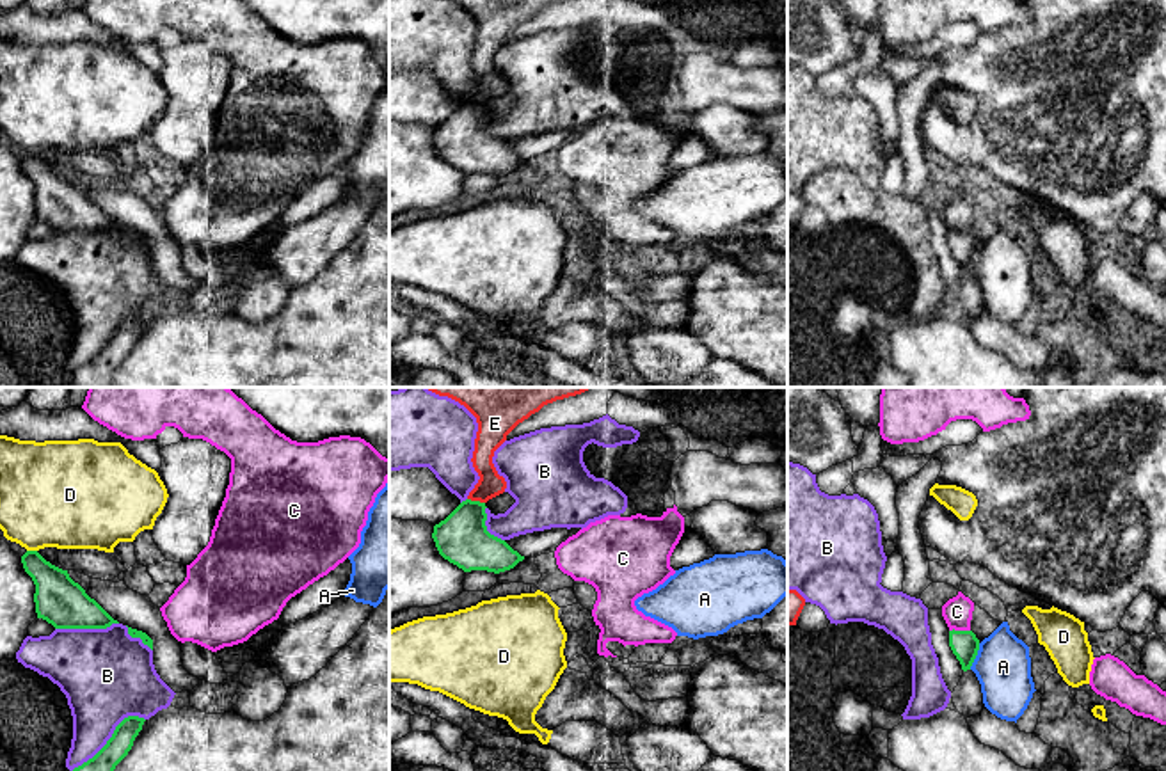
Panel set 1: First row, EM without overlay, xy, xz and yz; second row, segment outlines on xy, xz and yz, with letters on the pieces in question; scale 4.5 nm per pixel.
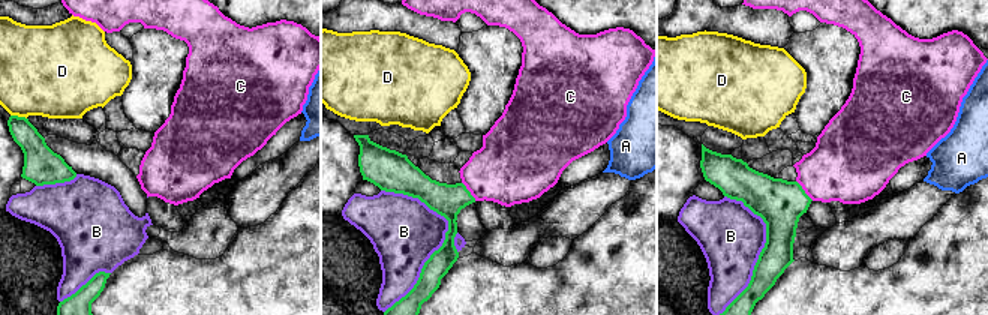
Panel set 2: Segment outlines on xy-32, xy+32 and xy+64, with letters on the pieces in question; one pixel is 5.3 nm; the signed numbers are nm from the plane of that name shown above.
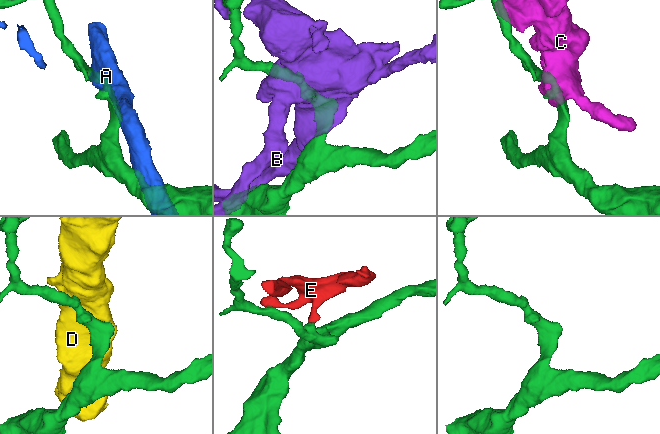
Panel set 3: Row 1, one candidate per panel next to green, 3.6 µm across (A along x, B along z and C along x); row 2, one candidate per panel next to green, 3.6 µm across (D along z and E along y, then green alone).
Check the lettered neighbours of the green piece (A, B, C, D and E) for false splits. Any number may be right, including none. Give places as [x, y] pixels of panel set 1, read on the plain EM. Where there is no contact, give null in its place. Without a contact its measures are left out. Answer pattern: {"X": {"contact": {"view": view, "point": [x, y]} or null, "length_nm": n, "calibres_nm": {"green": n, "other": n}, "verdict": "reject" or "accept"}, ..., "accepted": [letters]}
{"A": {"contact": {"view": "yz", "point": [976, 256]}, "length_nm": 130, "calibres_nm": {"green": 130, "other": 260}, "verdict": "reject"}, "B": {"contact": {"view": "xy", "point": [111, 340]}, "length_nm": 420, "calibres_nm": {"green": 190, "other": 360}, "verdict": "reject"}, "C": {"contact": {"view": "yz", "point": [958, 233]}, "length_nm": 100, "calibres_nm": {"green": 130, "other": 140}, "verdict": "reject"}, "D": {"contact": {"view": "xy", "point": [32, 153]}, "length_nm": 50, "calibres_nm": {"green": 220, "other": 440}, "verdict": "reject"}, "E": {"contact": {"view": "xz", "point": [477, 103]}, "length_nm": 80, "calibres_nm": {"green": 240, "other": 120}, "verdict": "reject"}, "accepted": []}

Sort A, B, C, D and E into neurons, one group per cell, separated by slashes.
A / B / C / D / E

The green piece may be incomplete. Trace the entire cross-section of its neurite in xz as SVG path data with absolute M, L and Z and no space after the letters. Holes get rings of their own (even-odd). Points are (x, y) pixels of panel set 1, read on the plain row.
M466 101L434 128L439 156L464 174L505 174L524 162L505 142L487 133L485 105Z

